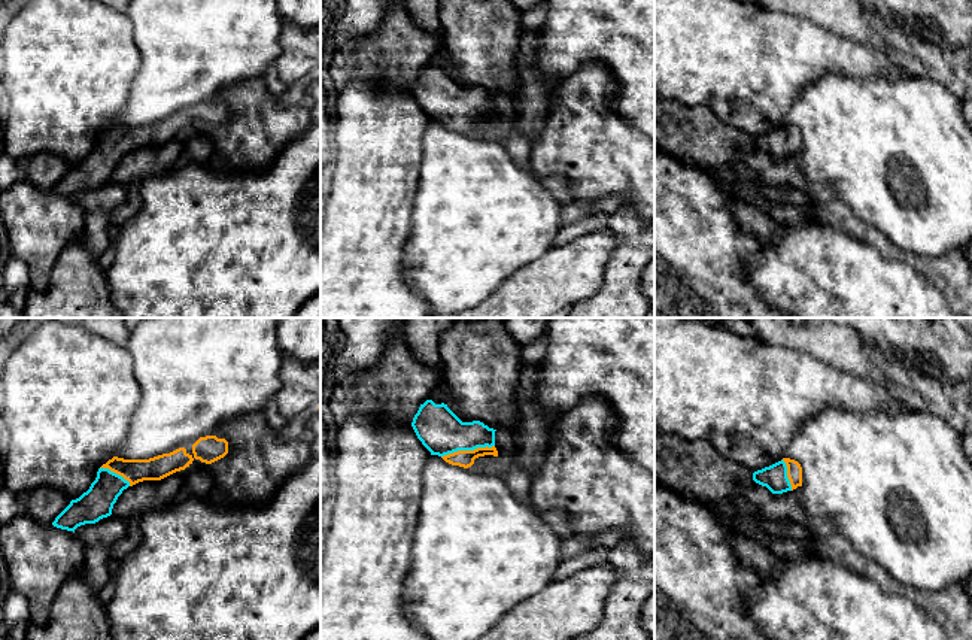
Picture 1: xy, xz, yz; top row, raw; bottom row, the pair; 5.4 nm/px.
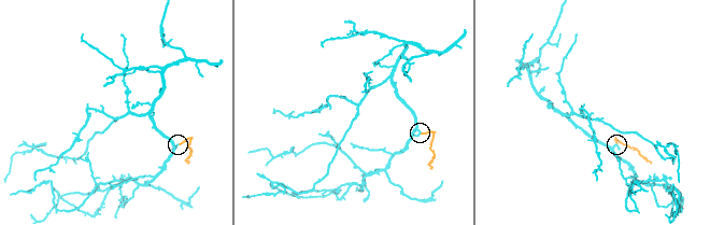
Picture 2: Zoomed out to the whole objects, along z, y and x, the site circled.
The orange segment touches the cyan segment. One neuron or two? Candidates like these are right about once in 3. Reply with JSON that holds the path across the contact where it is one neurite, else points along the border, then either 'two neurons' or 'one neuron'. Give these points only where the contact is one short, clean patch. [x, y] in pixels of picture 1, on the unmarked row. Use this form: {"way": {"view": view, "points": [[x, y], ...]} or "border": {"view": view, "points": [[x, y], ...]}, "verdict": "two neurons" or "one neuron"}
{"way": {"view": "xz", "points": [[464, 124], [467, 117], [437, 93]]}, "verdict": "one neuron"}

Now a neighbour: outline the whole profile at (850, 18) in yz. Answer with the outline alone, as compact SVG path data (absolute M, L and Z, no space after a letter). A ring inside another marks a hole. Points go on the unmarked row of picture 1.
M739 0L795 13L887 54L906 73L932 79L957 98L972 98L972 48L944 49L903 25L886 24L860 0Z

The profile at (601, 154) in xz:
M595 61L581 64L577 72L559 81L546 124L532 143L531 167L541 179L568 178L574 201L626 192L622 206L634 206L643 221L653 221L654 143L610 109L608 100L617 90L610 70Z

